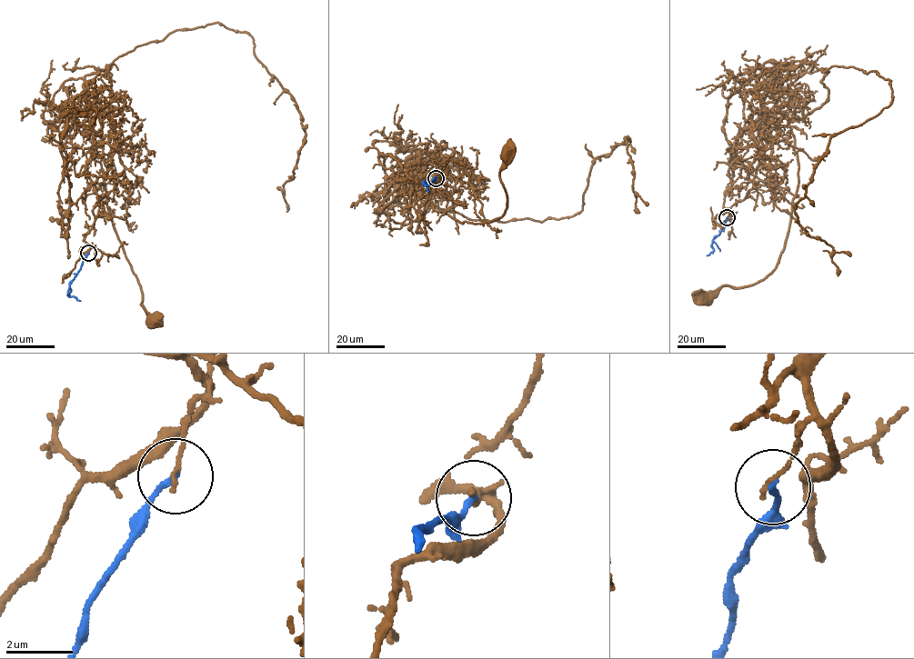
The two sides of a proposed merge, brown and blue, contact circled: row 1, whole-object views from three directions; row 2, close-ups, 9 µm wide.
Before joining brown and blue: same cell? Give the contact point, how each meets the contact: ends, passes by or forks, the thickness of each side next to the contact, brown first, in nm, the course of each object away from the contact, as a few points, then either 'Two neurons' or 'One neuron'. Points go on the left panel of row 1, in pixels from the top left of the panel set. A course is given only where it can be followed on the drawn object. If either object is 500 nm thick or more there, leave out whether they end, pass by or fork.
Place: (88, 253). At the ring brown ends. At the ring blue ends. Thickness 140 nm (brown) against 180 nm. Course of brown: (89, 254), (85, 239), (103, 208), (87, 170), (95, 139), (83, 133), (100, 163), (110, 216), (151, 322). Course of blue: (88, 253), (68, 291), (68, 295), (80, 301). Two neurons

